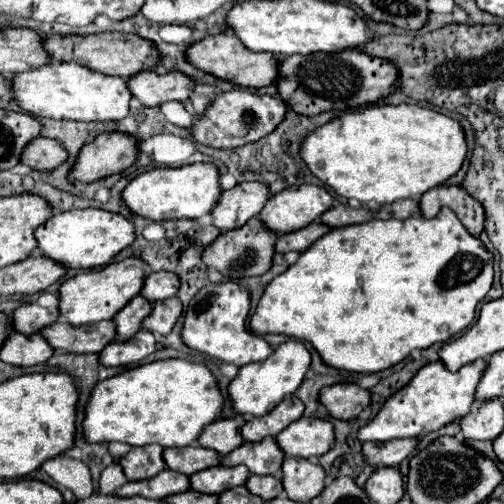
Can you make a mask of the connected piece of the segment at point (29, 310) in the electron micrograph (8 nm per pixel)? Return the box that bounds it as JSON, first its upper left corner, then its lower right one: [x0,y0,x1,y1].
[11,304,57,334]

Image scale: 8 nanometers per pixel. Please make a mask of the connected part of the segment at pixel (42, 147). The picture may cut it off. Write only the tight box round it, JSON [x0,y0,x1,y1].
[21,136,67,172]

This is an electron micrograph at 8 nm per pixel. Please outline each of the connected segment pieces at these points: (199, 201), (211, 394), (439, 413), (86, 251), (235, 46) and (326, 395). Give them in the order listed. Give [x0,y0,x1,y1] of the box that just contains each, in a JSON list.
[[121,164,219,222],[83,360,223,448],[357,360,487,442],[35,208,135,270],[185,34,277,88],[319,384,371,420]]

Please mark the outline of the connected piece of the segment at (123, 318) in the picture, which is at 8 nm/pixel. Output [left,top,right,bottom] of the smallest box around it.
[113,296,151,342]

